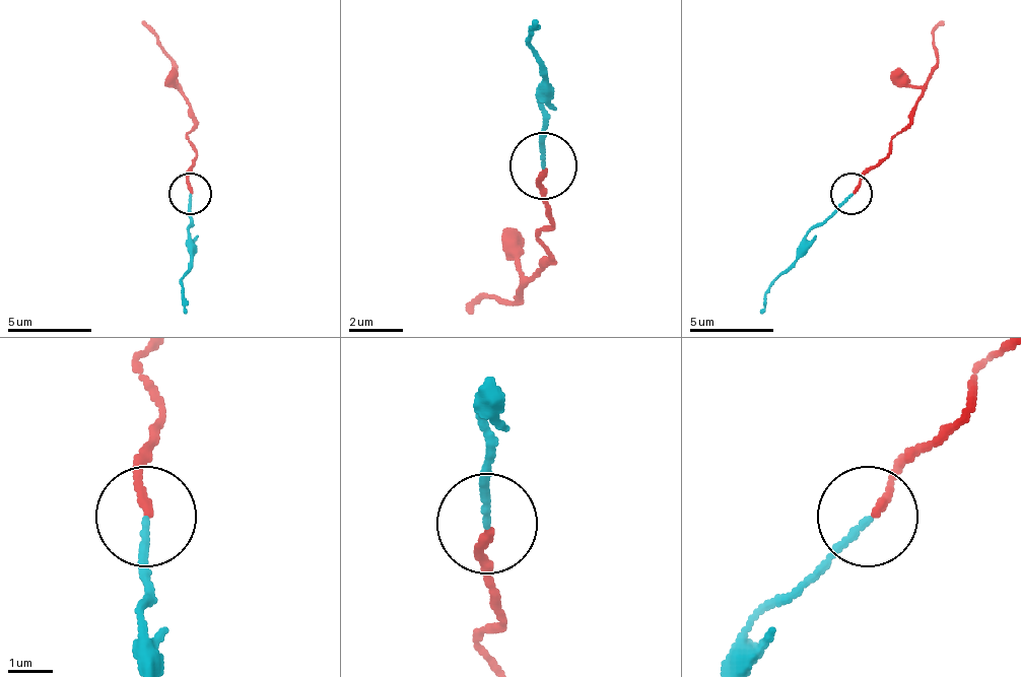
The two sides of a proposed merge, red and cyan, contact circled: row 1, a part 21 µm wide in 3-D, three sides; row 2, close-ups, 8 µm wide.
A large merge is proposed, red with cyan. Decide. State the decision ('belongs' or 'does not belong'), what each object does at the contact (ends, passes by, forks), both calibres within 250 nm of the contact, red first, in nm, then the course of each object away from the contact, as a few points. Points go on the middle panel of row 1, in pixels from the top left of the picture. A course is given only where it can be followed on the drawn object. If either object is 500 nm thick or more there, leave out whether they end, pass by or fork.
belongs; red ends there; cyan ends there; 180 nm thick on the red side, 140 nm on the other; red runs (541, 167), (555, 220), (541, 234), (548, 261), (515, 301), (487, 294), (467, 315); cyan runs (541, 167), (541, 93), (528, 32), (535, 19)

